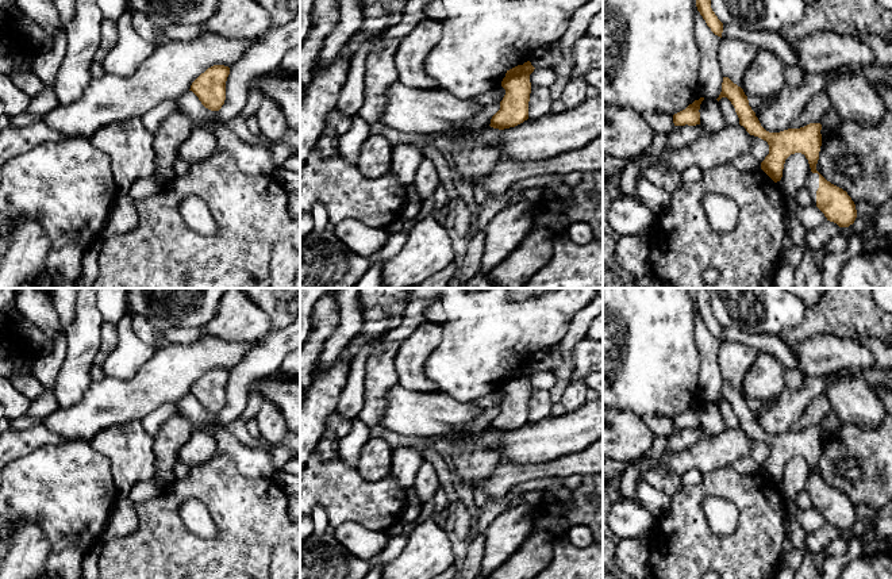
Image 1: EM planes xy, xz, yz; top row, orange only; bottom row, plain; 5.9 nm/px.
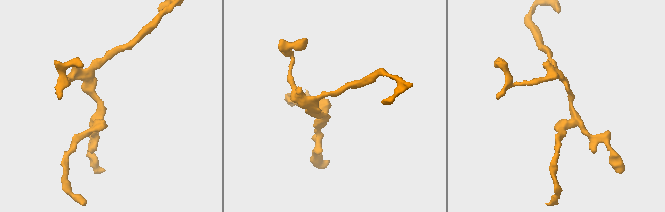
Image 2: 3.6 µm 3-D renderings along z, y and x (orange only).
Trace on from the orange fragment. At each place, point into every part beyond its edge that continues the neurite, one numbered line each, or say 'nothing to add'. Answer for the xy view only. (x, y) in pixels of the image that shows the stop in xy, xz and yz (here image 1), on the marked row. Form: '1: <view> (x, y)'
nothing to add

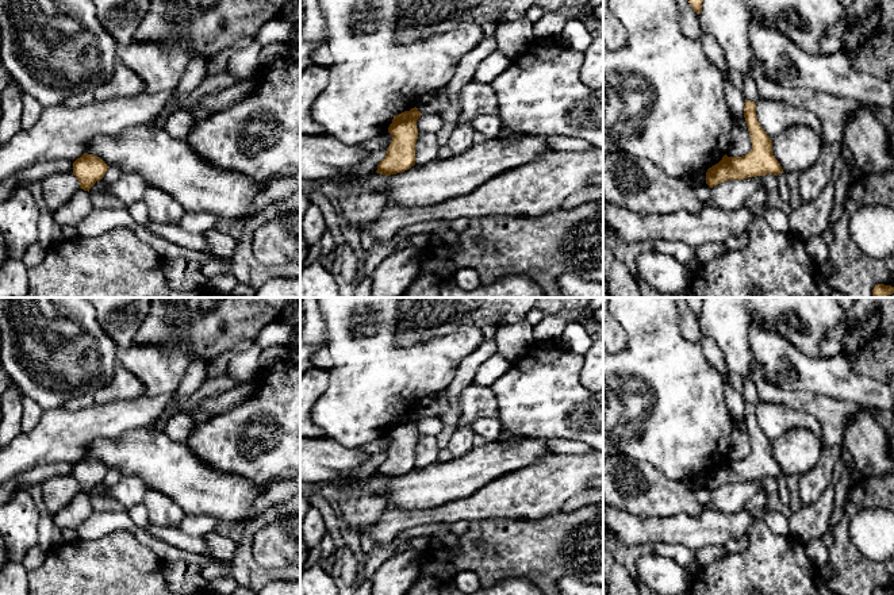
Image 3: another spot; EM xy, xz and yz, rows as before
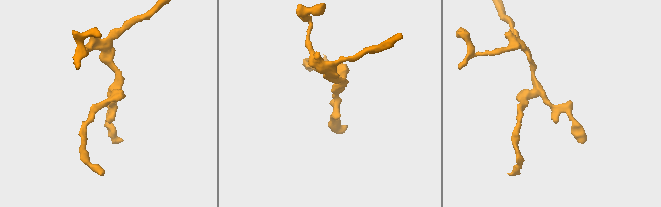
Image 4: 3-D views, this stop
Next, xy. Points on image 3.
nothing to add

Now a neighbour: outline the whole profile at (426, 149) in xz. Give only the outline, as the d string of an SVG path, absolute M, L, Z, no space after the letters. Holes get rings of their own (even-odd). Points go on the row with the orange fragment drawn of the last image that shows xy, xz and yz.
M421 133L418 134L415 147L415 165L425 165L437 158L438 142L436 133Z

